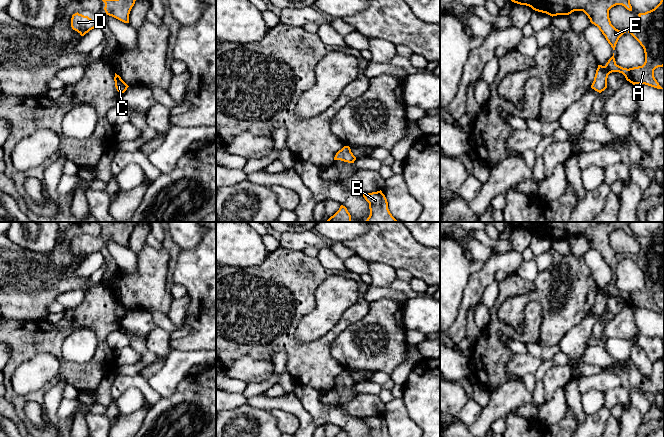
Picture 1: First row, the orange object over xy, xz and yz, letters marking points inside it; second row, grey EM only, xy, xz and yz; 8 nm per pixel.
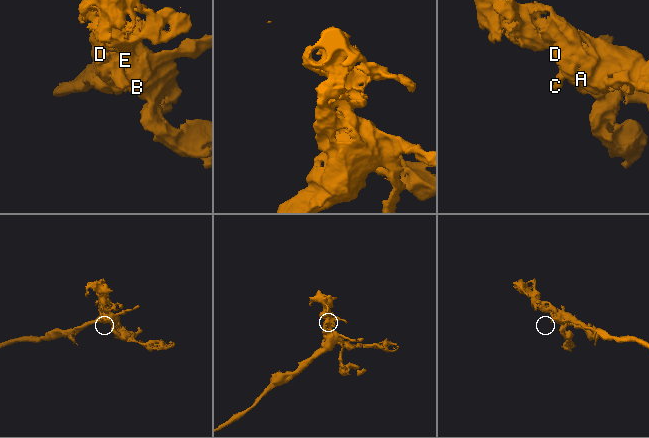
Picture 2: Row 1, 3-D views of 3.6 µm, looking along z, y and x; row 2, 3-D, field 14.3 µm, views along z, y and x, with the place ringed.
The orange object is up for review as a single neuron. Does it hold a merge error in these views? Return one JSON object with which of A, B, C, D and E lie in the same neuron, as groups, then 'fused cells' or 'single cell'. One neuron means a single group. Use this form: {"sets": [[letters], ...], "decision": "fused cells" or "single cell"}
{"sets": [["A", "B", "C", "D", "E"]], "decision": "single cell"}

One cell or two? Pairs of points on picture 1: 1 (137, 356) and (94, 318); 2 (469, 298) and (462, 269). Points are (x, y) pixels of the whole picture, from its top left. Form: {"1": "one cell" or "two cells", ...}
{"1": "two cells", "2": "two cells"}

